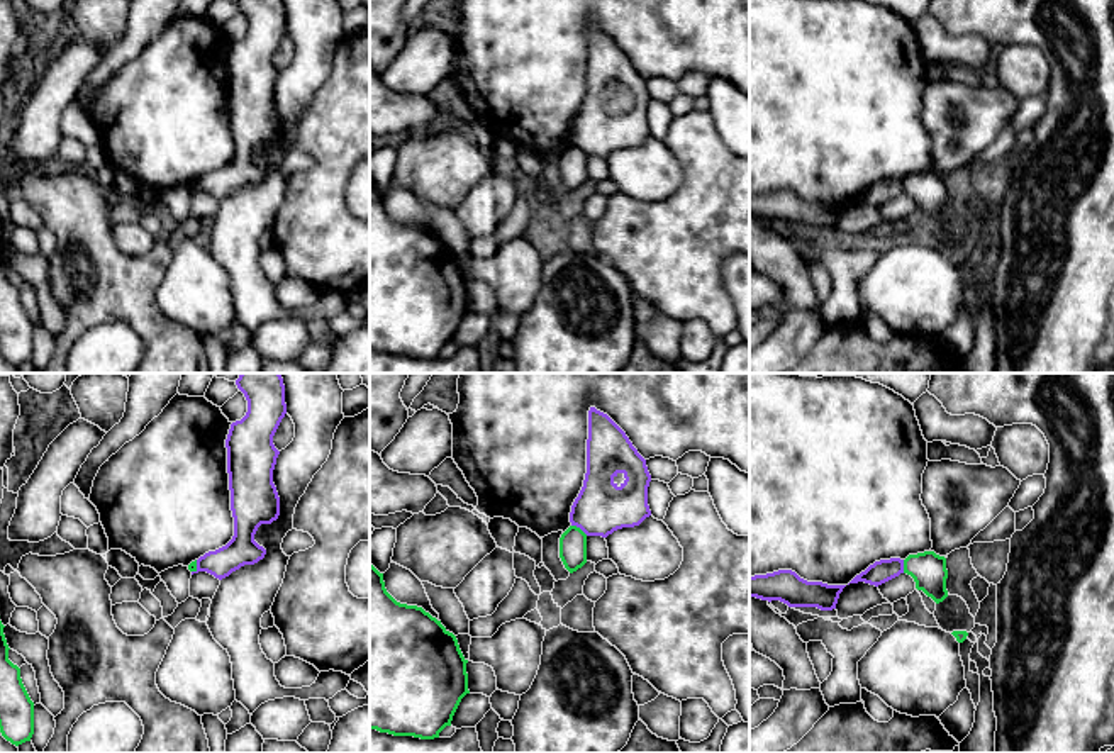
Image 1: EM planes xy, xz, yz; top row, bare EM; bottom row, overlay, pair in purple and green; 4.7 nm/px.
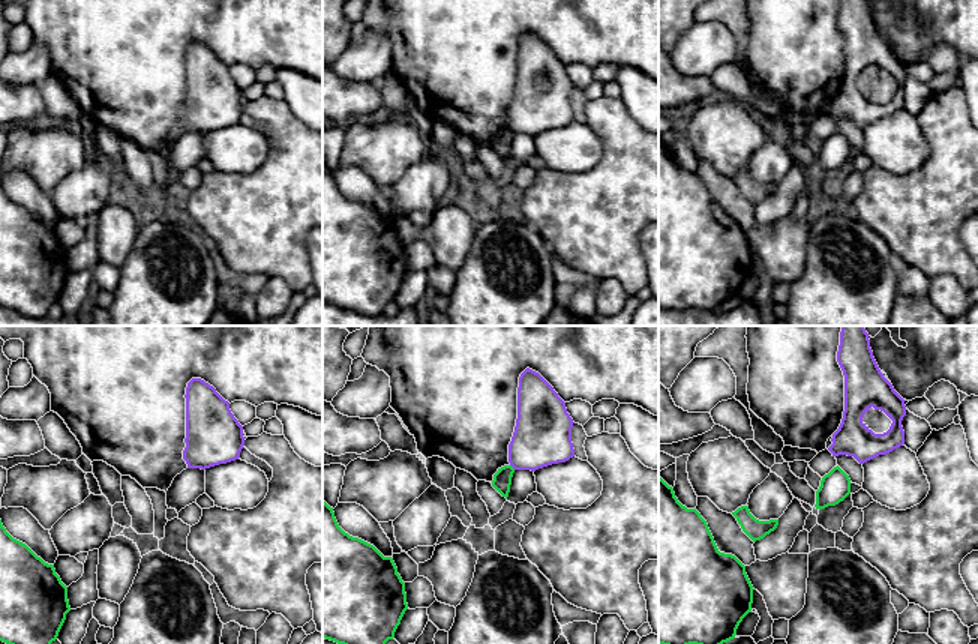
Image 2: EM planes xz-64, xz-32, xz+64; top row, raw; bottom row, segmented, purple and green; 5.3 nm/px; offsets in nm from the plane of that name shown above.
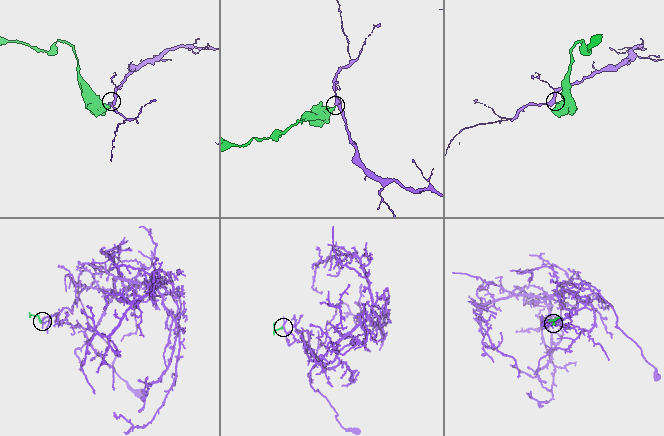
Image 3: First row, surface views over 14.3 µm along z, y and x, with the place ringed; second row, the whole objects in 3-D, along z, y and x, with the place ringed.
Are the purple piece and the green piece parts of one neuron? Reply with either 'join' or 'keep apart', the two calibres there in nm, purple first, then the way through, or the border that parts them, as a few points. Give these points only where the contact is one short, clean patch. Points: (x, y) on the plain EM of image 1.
keep apart | 260/130 nm | along xz (572, 145), (587, 155)

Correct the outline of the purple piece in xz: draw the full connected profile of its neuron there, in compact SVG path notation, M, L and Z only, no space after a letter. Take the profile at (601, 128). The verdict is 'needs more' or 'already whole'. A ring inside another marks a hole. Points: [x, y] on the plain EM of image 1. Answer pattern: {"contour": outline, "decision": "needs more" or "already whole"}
{"contour": "M590 27L587 93L570 132L571 146L587 156L607 158L617 149L639 146L651 136L646 80L626 53L604 32Z", "decision": "already whole"}

